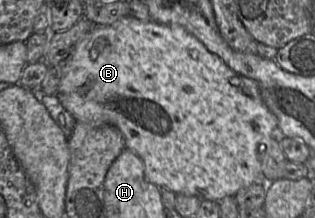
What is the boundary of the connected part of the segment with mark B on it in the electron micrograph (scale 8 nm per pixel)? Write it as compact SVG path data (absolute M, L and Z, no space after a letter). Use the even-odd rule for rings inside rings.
M124 16L111 25L96 25L75 45L72 53L63 62L62 77L56 96L64 108L77 122L95 127L108 124L118 128L124 136L125 148L142 159L145 178L150 183L159 188L167 188L176 194L193 195L202 200L218 202L226 196L235 196L240 189L263 180L258 147L264 138L278 134L276 117L265 105L255 81L233 71L184 27L177 24L160 24L155 21L143 22L132 16Z

